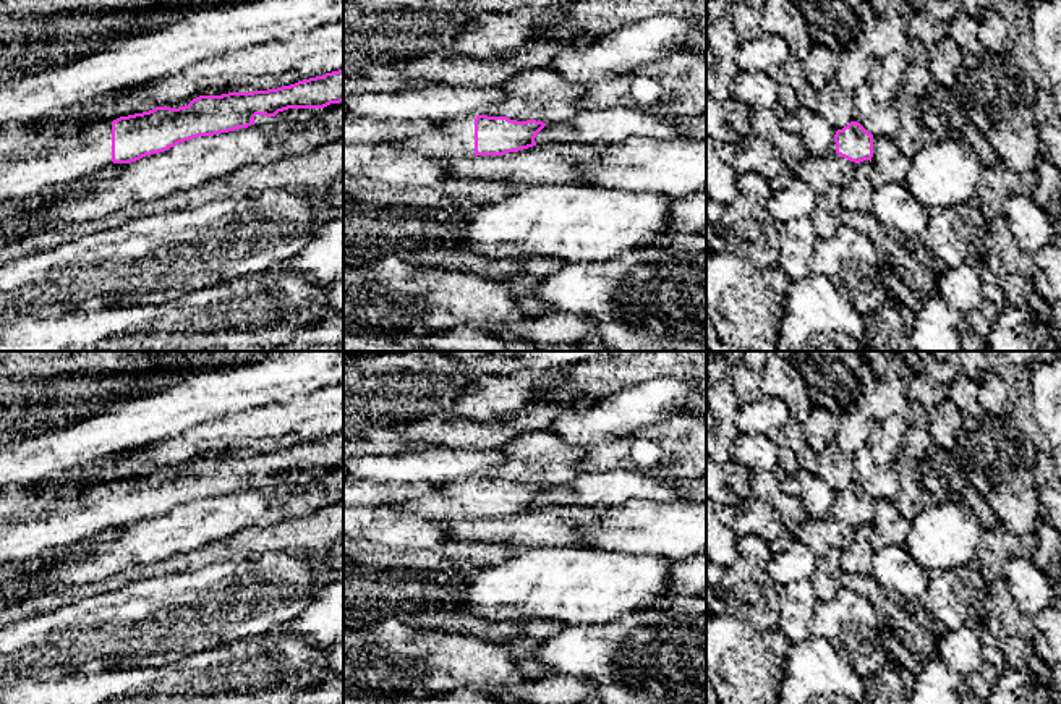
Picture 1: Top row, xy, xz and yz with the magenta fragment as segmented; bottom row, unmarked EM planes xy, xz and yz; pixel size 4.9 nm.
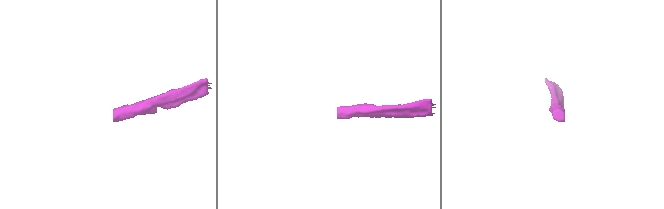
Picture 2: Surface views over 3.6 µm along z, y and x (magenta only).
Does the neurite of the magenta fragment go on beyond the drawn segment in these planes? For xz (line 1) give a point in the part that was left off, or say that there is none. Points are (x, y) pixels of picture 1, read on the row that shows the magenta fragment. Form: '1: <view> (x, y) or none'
1: xz (454, 136)

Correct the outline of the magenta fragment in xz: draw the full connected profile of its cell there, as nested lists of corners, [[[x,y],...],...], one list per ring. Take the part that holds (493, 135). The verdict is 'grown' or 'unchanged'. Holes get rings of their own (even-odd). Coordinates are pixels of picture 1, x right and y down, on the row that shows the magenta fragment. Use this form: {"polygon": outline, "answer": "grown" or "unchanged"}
{"polygon": [[[460,113],[432,120],[436,126],[420,136],[394,142],[398,147],[436,157],[504,155],[536,146],[543,121]]], "answer": "grown"}

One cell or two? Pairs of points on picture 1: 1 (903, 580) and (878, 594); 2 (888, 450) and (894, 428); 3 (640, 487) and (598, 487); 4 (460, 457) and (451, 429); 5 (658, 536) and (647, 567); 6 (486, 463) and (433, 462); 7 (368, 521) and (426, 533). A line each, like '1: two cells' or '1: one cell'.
1: two cells
2: one cell
3: one cell
4: two cells
5: two cells
6: one cell
7: one cell

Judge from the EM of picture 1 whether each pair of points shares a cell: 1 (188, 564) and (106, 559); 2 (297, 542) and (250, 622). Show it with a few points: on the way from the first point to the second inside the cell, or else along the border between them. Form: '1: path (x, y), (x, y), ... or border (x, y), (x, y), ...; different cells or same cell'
1: border (190, 549), (159, 560), (128, 565), (117, 572); different cells
2: border (253, 559), (268, 552), (300, 555), (316, 581); different cells

